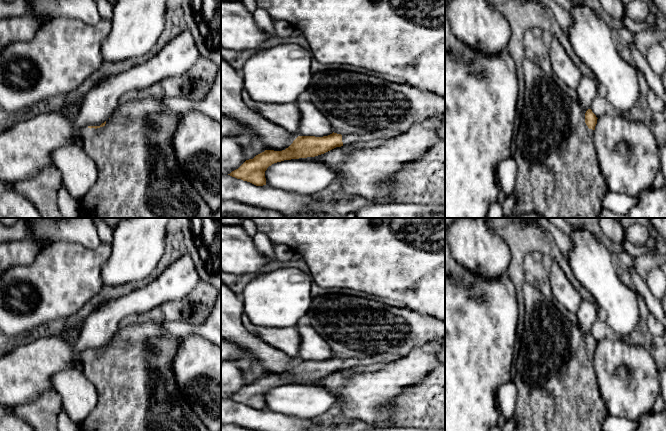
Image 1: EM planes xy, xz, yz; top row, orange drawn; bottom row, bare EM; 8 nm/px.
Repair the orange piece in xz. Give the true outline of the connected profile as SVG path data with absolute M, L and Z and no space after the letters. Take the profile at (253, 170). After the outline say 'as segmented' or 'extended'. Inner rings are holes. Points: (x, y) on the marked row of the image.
M326 69L315 72L307 91L311 102L329 120L333 133L323 137L298 136L285 150L265 150L253 159L246 160L228 175L263 186L266 185L265 171L274 163L315 157L346 144L387 140L405 133L412 125L427 118L445 116L445 98L440 95L419 90L406 83L398 84L347 70Z; extended

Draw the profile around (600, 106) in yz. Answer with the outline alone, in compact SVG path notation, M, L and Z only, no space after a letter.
M597 95L594 98L590 109L596 115L597 118L600 118L601 116L603 116L606 113L608 113L609 111L611 111L611 107L610 107L607 99L600 95Z

